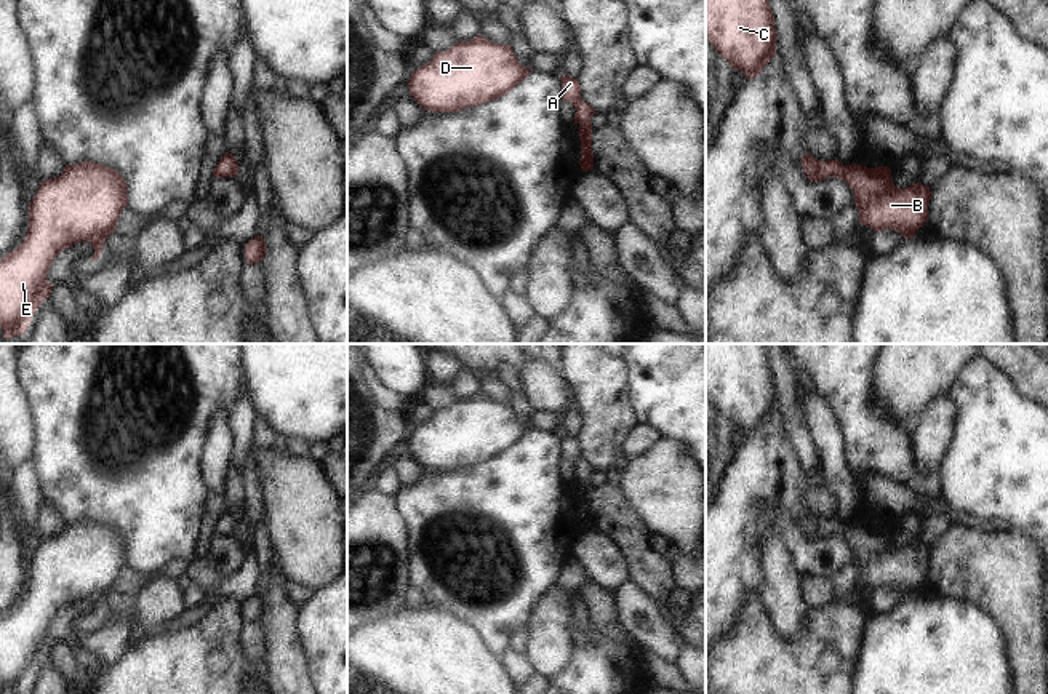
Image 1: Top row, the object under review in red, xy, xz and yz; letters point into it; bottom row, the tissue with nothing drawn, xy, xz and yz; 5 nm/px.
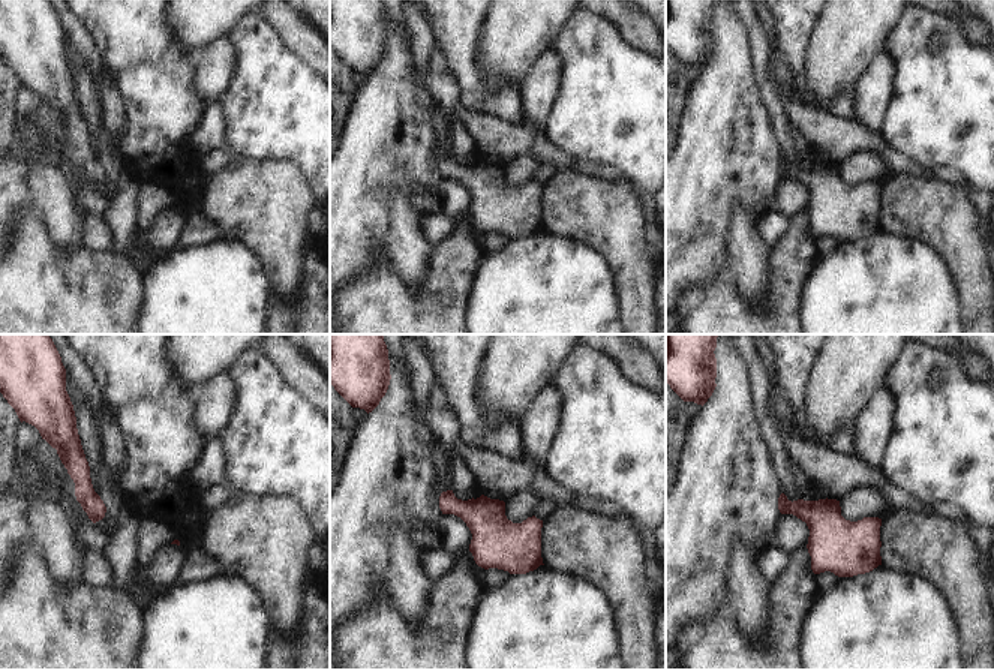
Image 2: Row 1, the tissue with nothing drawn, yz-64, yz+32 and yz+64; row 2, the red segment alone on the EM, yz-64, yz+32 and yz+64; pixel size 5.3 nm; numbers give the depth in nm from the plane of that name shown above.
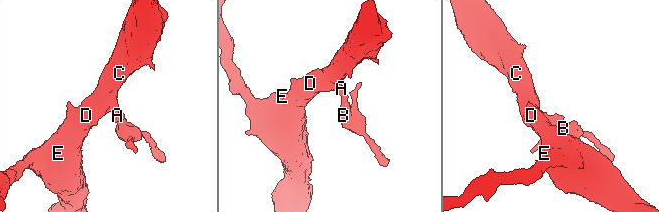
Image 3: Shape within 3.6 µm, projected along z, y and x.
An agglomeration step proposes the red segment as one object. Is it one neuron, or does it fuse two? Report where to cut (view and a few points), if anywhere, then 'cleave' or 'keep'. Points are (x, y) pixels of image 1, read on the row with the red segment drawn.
no cut; keep

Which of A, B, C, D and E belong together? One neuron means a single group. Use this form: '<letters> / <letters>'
A B C D E

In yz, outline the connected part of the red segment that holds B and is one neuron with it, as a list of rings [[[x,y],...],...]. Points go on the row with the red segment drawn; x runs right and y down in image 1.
[[[810,154],[802,157],[803,173],[810,181],[827,177],[843,179],[854,193],[859,224],[877,233],[891,229],[904,238],[912,238],[928,221],[930,187],[922,182],[899,189],[893,184],[888,166],[867,168],[861,165],[843,165],[838,160],[821,162]]]

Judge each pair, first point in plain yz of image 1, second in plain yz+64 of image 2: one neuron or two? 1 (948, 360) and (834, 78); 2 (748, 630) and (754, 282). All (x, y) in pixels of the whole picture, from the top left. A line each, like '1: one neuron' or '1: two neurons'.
1: one neuron
2: two neurons

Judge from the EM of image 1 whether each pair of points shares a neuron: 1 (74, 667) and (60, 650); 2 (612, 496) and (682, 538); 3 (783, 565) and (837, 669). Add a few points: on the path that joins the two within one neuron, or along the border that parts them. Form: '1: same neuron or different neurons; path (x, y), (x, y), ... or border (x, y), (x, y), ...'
1: same neuron; path (69, 662), (61, 654)
2: different neurons; border (621, 485), (652, 533)
3: different neurons; border (810, 610), (794, 632), (784, 632), (768, 611)

